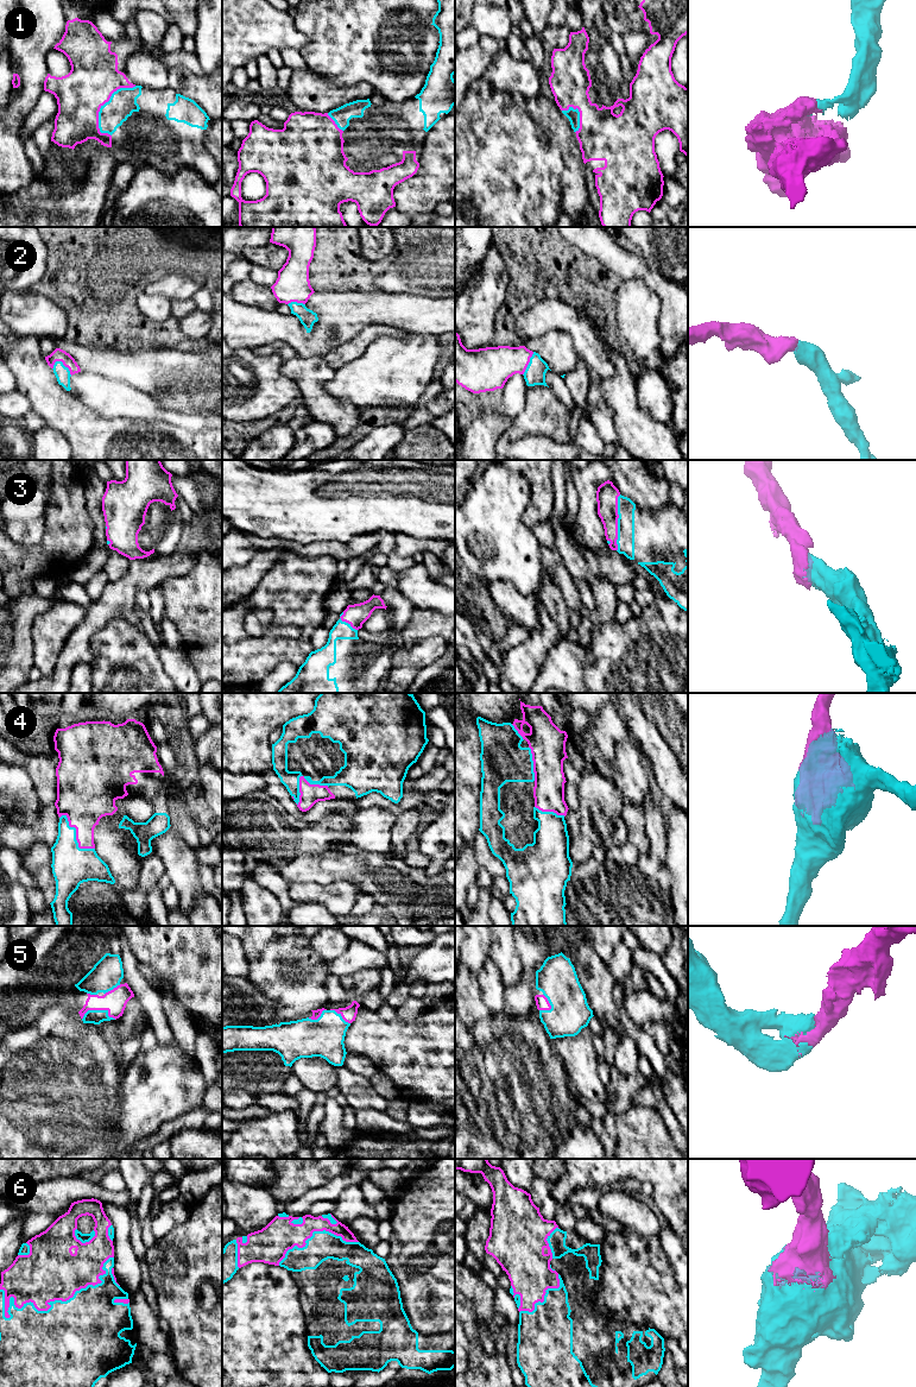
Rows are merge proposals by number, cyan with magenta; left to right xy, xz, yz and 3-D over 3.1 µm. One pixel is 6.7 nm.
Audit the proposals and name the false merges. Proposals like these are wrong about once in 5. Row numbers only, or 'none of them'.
none of them

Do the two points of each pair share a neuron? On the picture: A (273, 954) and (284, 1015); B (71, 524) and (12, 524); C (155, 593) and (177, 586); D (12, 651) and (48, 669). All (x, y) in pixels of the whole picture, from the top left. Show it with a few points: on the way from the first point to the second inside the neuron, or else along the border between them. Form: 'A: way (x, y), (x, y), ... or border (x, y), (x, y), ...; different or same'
A: way (273, 970), (276, 988), (284, 1000); same
B: border (45, 519), (45, 531), (38, 543); different
C: border (160, 585), (165, 616); different
D: border (30, 634), (35, 668); different

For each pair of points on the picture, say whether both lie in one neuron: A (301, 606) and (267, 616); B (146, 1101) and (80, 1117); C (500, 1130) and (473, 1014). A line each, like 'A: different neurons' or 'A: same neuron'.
A: different neurons
B: different neurons
C: different neurons

